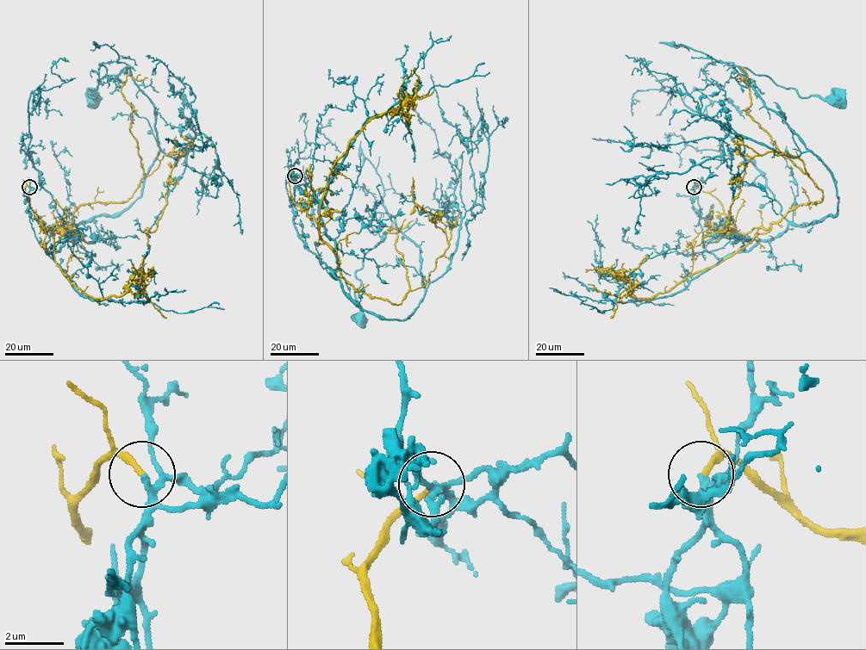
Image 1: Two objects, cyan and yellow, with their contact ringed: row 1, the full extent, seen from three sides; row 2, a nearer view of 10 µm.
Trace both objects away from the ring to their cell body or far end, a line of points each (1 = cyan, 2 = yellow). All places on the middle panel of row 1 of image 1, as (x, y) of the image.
1: (294, 176), (334, 241), (333, 274), (364, 309), (414, 311), (420, 249), (394, 222), (365, 254), (360, 318)
2: (294, 176), (292, 200), (339, 273), (399, 304), (449, 245), (414, 202), (412, 177)

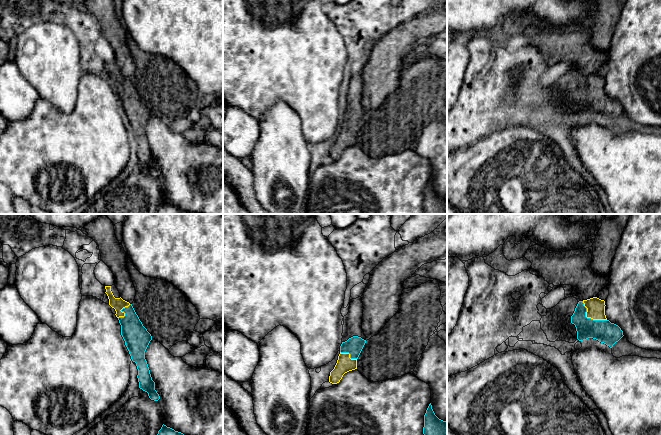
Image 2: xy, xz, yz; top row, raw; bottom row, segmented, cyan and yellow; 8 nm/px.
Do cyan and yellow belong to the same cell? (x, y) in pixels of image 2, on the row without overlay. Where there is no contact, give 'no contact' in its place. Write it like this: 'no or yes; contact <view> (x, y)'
no; contact yz (589, 94)

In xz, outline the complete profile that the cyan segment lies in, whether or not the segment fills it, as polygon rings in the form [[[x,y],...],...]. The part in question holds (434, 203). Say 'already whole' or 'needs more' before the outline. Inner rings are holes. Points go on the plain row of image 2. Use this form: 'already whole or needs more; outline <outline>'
already whole; outline [[[429,180],[424,191],[424,214],[447,214],[447,197],[439,195]]]

